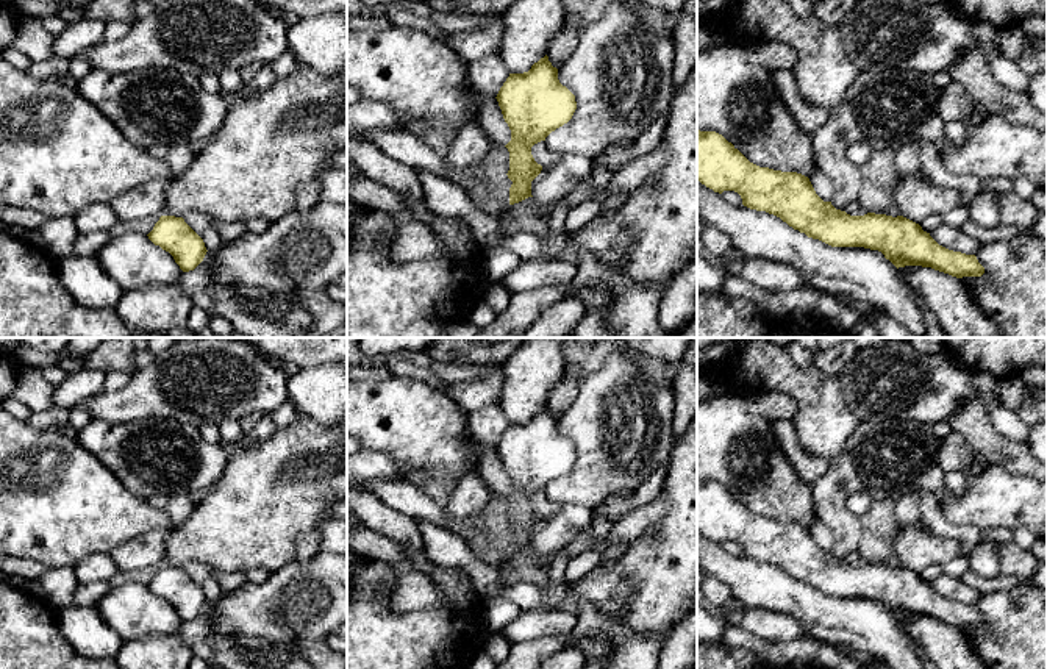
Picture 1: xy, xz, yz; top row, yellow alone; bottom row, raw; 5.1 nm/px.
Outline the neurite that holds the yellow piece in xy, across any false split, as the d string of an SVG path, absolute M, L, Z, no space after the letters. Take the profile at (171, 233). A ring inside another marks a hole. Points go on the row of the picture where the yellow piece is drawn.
M161 216L147 236L169 252L183 272L194 270L208 252L203 239L183 217Z

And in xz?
M547 55L534 63L528 72L509 73L495 98L511 130L511 141L505 147L509 152L509 170L506 175L513 181L509 205L514 205L533 197L531 181L542 170L542 166L531 155L531 147L567 123L577 109L577 102L575 95L559 83L558 69L552 66Z

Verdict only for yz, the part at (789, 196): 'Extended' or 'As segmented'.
As segmented

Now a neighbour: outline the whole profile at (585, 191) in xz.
M586 178L578 181L572 191L549 206L542 206L533 197L528 197L519 203L509 205L508 211L514 217L530 216L549 222L559 206L566 206L570 211L591 200L600 202L599 216L608 216L624 208L624 205L630 200L630 191L609 191L608 184L597 189L591 178Z

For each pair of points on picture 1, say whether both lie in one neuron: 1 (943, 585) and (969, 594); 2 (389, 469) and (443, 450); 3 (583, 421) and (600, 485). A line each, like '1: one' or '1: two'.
1: one
2: two
3: one

